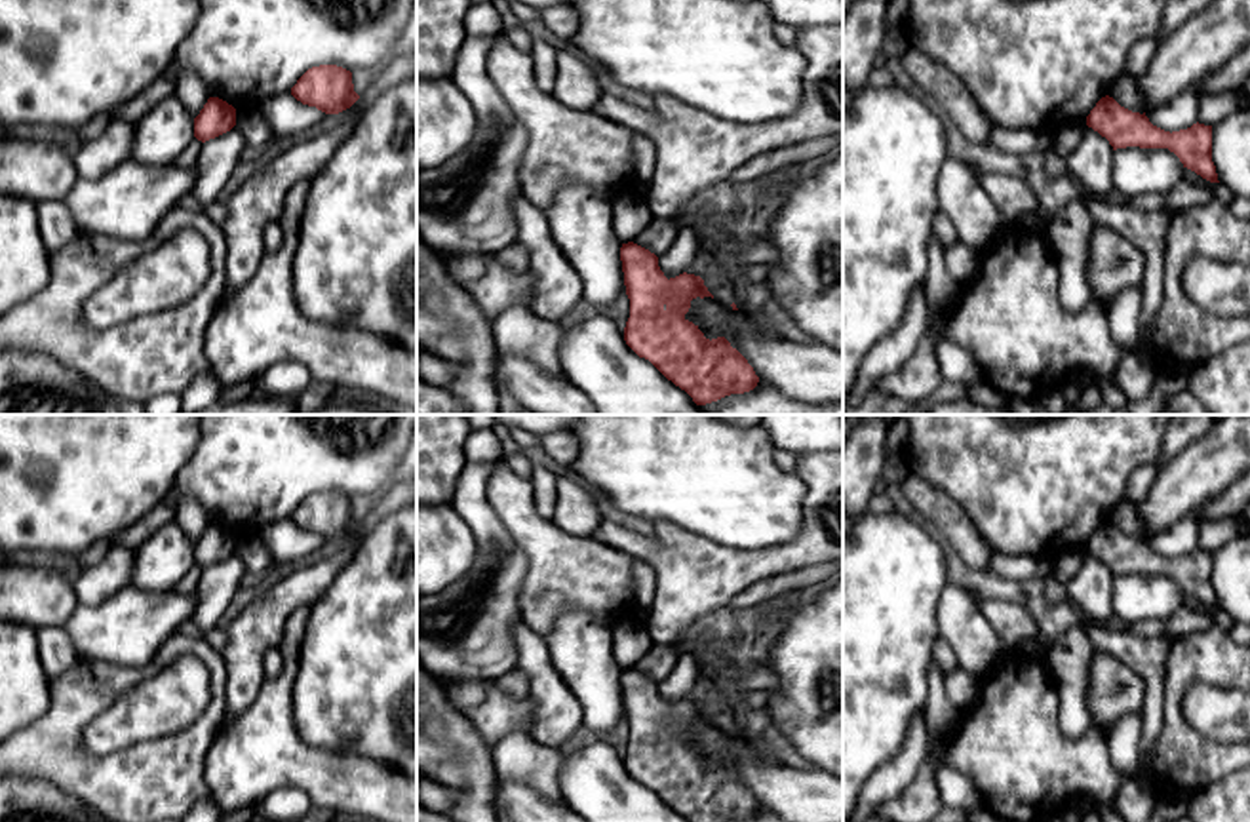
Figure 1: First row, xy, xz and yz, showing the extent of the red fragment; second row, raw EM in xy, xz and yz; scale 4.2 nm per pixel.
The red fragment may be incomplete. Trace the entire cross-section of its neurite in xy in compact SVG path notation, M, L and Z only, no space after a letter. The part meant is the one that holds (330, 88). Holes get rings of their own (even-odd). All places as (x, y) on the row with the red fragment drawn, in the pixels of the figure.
M337 65L308 68L291 88L291 95L325 114L339 114L360 99L354 91L352 72Z

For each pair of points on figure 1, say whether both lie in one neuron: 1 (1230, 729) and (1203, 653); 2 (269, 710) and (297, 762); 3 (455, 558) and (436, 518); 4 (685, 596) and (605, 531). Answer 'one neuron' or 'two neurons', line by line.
1: two neurons
2: one neuron
3: one neuron
4: one neuron

